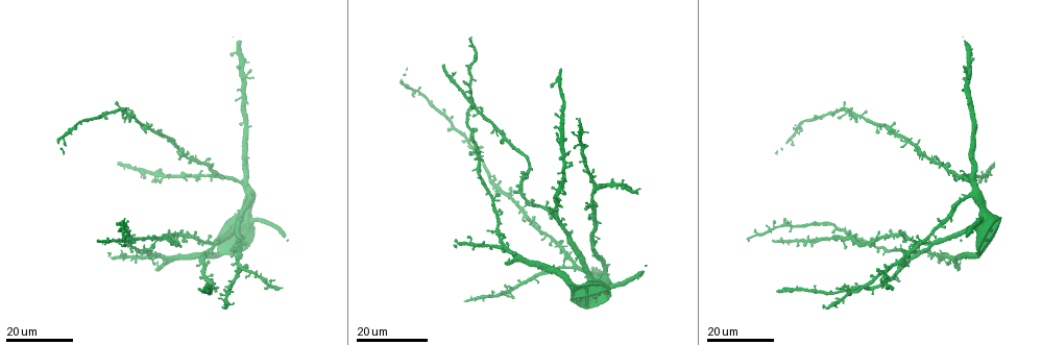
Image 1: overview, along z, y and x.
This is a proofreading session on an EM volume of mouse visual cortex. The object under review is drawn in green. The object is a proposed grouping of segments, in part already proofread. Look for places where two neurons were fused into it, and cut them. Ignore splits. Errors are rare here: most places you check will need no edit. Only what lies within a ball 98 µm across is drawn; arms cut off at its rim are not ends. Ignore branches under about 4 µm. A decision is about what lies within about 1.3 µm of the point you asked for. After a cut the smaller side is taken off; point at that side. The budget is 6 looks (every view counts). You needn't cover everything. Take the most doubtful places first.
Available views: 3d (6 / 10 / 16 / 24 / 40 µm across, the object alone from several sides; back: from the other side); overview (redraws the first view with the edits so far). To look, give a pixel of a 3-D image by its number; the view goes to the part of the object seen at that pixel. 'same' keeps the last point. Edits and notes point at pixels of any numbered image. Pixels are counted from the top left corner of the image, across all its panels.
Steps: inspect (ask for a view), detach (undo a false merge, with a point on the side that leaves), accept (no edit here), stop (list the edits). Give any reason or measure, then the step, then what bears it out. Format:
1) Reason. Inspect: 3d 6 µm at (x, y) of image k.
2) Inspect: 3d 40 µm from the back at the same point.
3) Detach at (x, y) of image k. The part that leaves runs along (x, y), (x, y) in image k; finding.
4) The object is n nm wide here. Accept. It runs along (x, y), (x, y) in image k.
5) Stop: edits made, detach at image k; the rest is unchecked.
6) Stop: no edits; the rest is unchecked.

Inspect: 3d 16 µm at (940, 258) of image 1.

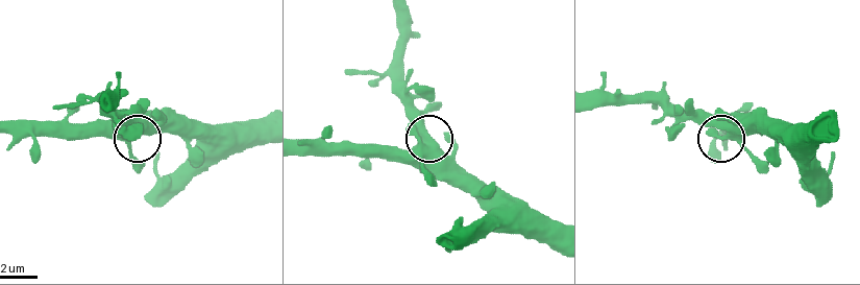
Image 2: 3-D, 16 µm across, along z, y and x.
Inspect: 3d 10 µm at (726, 138) of image 2.

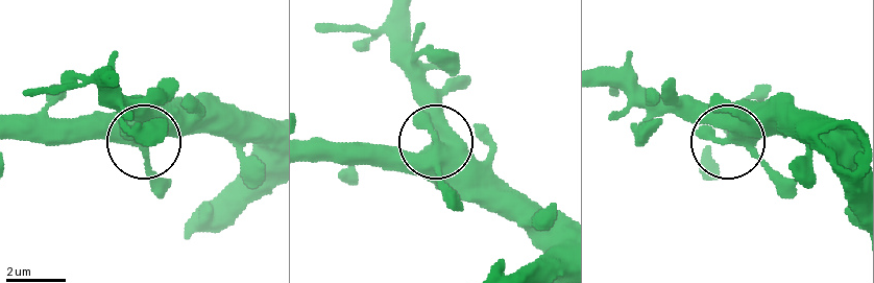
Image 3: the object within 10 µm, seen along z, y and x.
From behind. Inspect: 3d 10 µm from the back at (732, 139) of image 3.

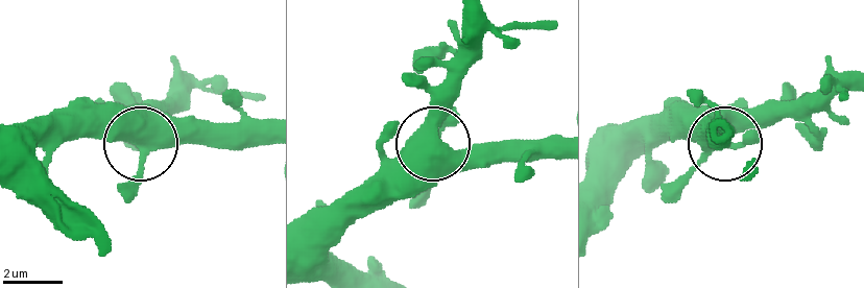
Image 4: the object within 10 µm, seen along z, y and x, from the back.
Accept. One neuron here.

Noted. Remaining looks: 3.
Inspect: 3d 16 µm at (243, 270) of image 1.

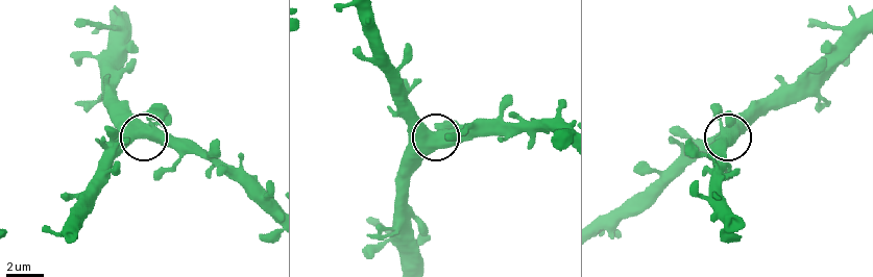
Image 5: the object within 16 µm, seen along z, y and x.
Inspect: 3d 6 µm at (139, 135) of image 5.

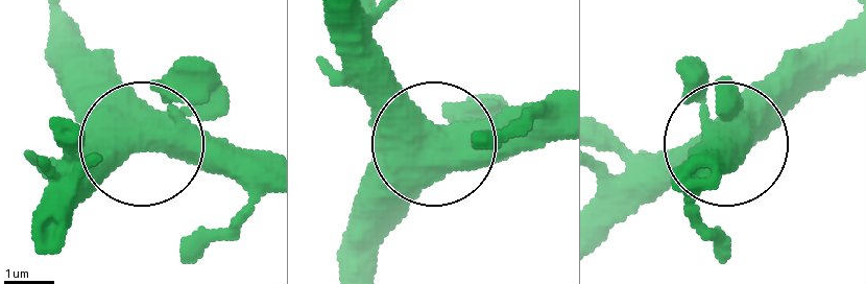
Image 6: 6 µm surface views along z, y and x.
The object is 570 nm wide here. Accept. It runs along (850, 29), (714, 154) in image 6; one neuron here.

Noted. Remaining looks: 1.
Stop: no edits; the rest is unchecked.

